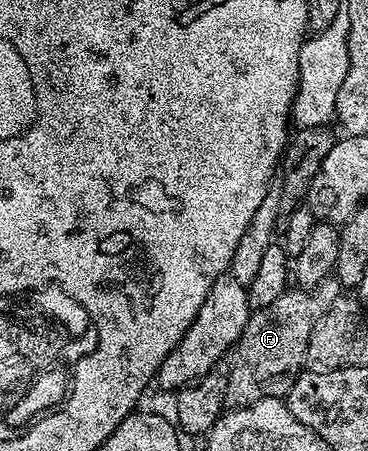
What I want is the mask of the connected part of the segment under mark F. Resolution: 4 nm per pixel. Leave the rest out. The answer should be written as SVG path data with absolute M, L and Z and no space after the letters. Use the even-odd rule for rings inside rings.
M330 277L312 289L287 289L271 305L256 308L227 363L226 408L255 405L255 401L264 399L284 400L305 366L307 345L315 325L342 295L341 284Z

